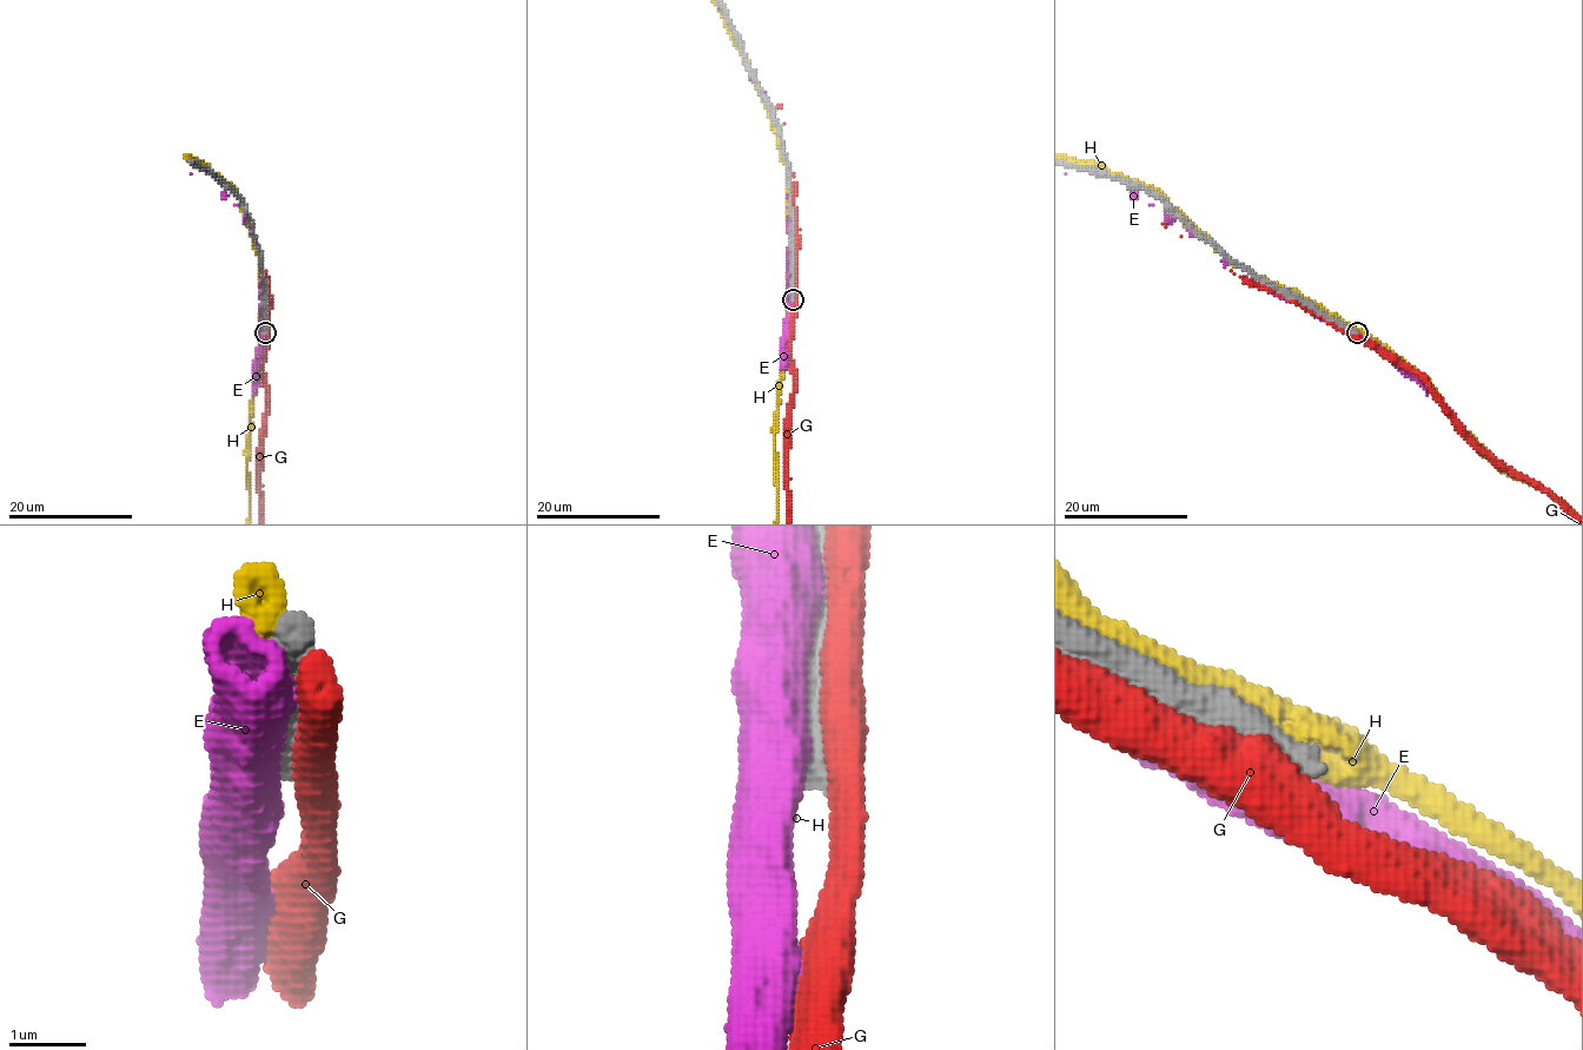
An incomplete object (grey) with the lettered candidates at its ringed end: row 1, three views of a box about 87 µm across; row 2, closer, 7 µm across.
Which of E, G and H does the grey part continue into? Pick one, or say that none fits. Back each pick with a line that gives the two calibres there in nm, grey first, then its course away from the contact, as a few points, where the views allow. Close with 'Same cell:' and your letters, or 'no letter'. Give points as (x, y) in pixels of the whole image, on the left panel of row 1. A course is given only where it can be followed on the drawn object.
Same cell: no letter

